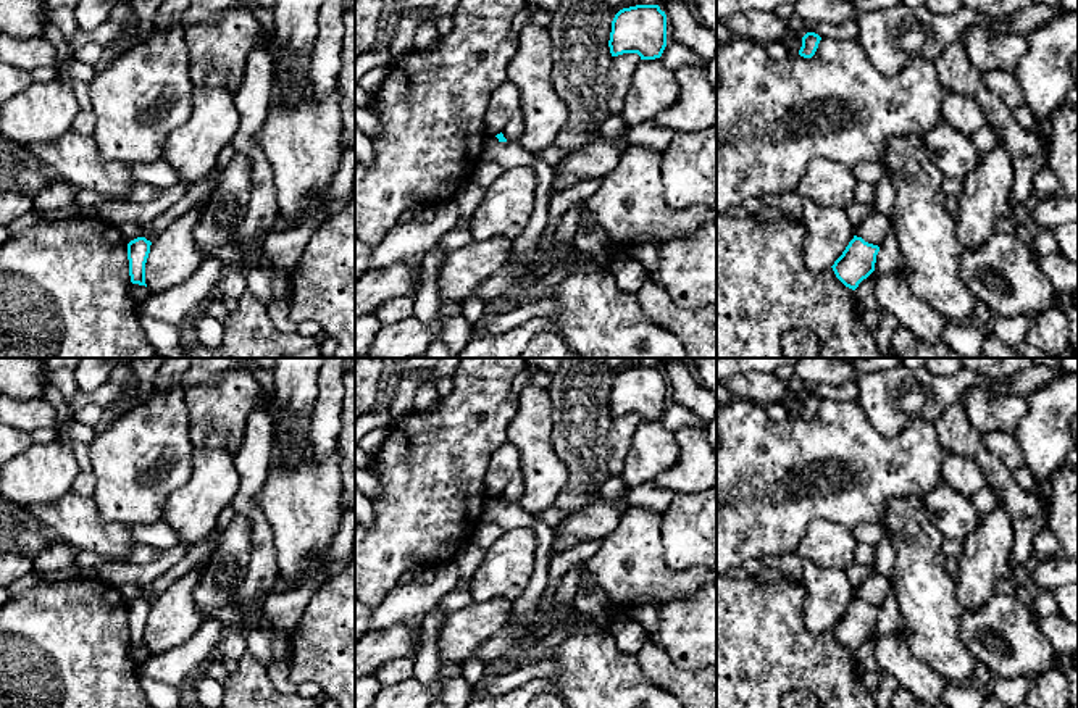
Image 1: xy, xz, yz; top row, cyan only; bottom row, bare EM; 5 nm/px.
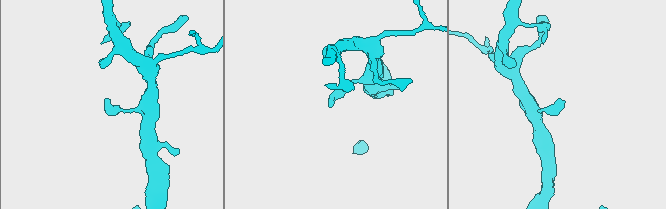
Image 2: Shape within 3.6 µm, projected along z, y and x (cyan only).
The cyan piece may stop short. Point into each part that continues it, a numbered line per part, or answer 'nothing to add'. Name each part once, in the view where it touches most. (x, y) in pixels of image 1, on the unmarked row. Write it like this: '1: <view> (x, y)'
nothing to add

